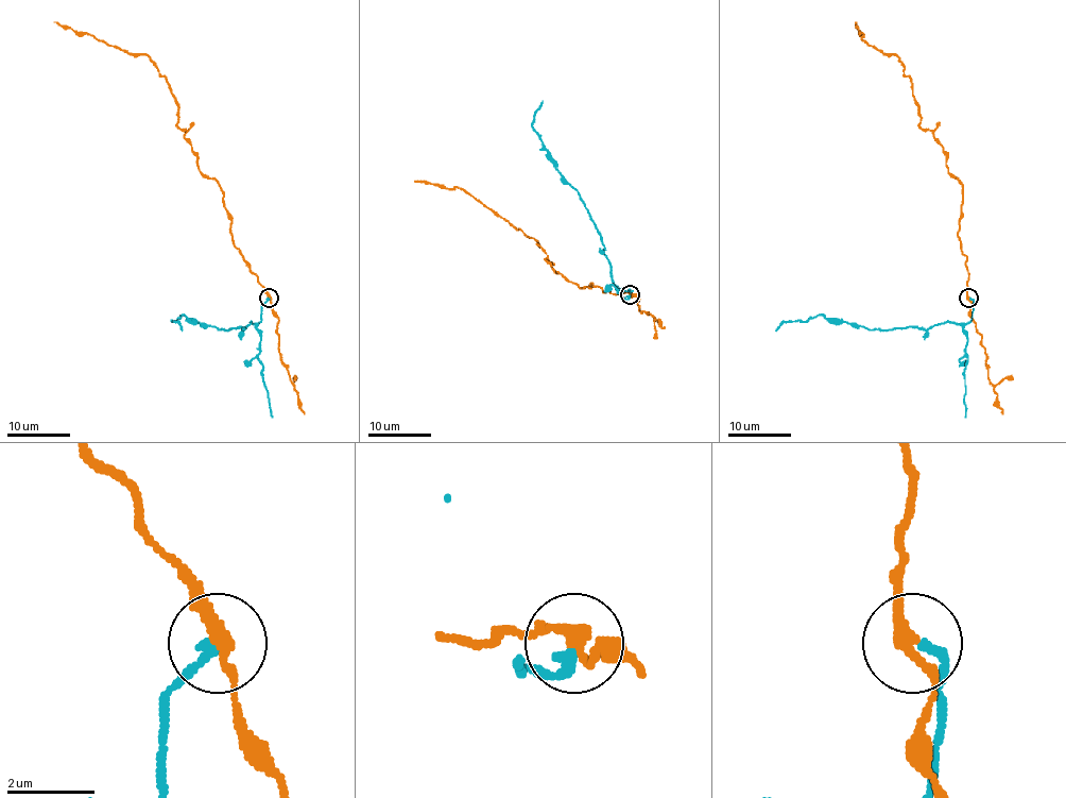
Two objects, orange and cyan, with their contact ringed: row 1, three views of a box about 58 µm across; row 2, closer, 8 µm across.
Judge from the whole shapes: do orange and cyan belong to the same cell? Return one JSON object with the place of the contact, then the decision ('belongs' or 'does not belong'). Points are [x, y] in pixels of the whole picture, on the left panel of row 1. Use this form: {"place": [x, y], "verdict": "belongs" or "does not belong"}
{"place": [269, 298], "verdict": "does not belong"}

